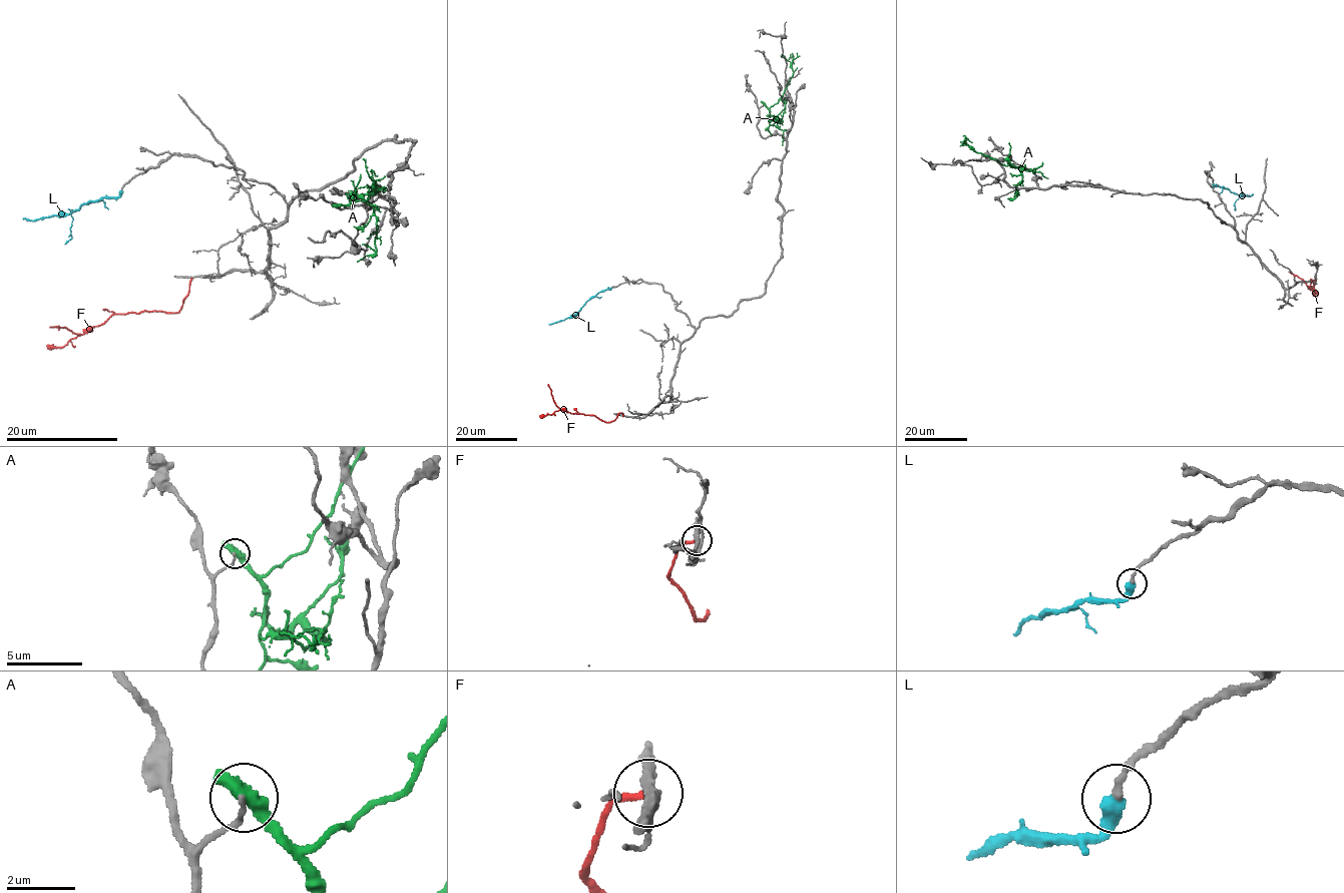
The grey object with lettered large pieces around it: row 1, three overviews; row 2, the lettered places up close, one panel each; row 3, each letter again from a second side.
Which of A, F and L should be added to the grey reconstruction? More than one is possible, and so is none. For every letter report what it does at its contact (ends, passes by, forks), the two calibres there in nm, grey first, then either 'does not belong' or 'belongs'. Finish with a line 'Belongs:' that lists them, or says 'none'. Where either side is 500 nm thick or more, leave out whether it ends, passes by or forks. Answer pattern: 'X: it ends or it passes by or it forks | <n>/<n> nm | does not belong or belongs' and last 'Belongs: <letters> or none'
A: 150/550 nm | does not belong
F: it ends | 280/240 nm | does not belong
L: it ends | 200/400 nm | belongs
Belongs: L

